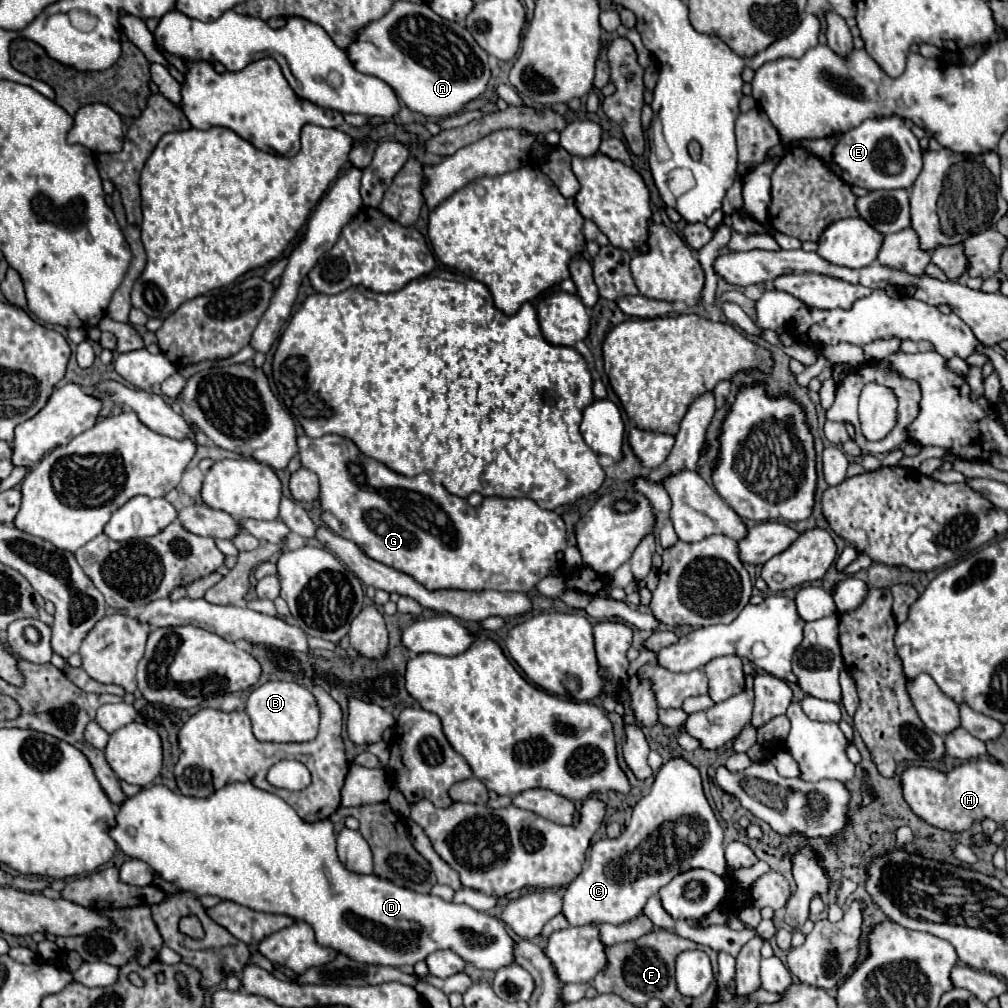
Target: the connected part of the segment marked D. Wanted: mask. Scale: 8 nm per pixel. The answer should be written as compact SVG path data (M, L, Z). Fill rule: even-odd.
M232 783L228 787L222 787L220 791L216 791L214 795L210 795L208 799L192 799L186 795L178 795L174 791L170 791L164 785L152 785L152 787L144 787L136 797L128 797L122 807L116 813L116 827L110 829L110 837L118 843L118 847L134 859L142 859L146 861L162 879L178 885L184 891L192 891L196 895L216 895L220 899L228 899L234 901L238 905L250 907L254 911L262 911L262 913L272 913L272 915L288 915L296 921L304 921L308 923L314 933L316 933L316 943L322 947L330 947L338 953L348 955L350 959L358 961L358 963L368 963L368 965L378 965L378 967L404 967L404 965L416 965L418 961L424 961L430 953L438 951L438 949L450 949L456 955L460 955L466 963L476 965L478 969L490 969L490 971L498 971L500 967L506 967L508 963L512 963L512 943L514 939L506 933L506 927L500 923L500 919L476 911L468 905L456 905L456 903L448 903L442 901L440 897L434 895L422 895L422 893L412 893L404 887L396 887L392 881L380 879L376 875L360 875L354 871L348 871L342 861L336 855L336 837L334 837L334 825L324 819L324 821L316 821L316 823L306 823L298 817L298 813L286 803L282 801L278 795L256 789L252 783Z

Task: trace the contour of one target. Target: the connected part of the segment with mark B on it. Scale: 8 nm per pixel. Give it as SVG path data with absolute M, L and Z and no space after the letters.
M268 681L254 689L246 703L246 713L252 719L254 737L258 741L274 741L274 743L292 743L292 741L312 741L318 733L318 707L314 695L294 683L294 681Z

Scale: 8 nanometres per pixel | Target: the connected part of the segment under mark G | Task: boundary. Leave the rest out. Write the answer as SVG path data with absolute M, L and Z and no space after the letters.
M340 435L312 439L298 437L300 463L320 479L320 519L336 535L354 541L370 559L412 575L428 589L466 589L466 591L518 591L530 593L556 563L556 553L566 549L566 523L558 511L538 507L534 499L484 497L482 505L472 507L464 497L452 495L428 473L406 477L394 473L384 463L368 459L360 449Z

